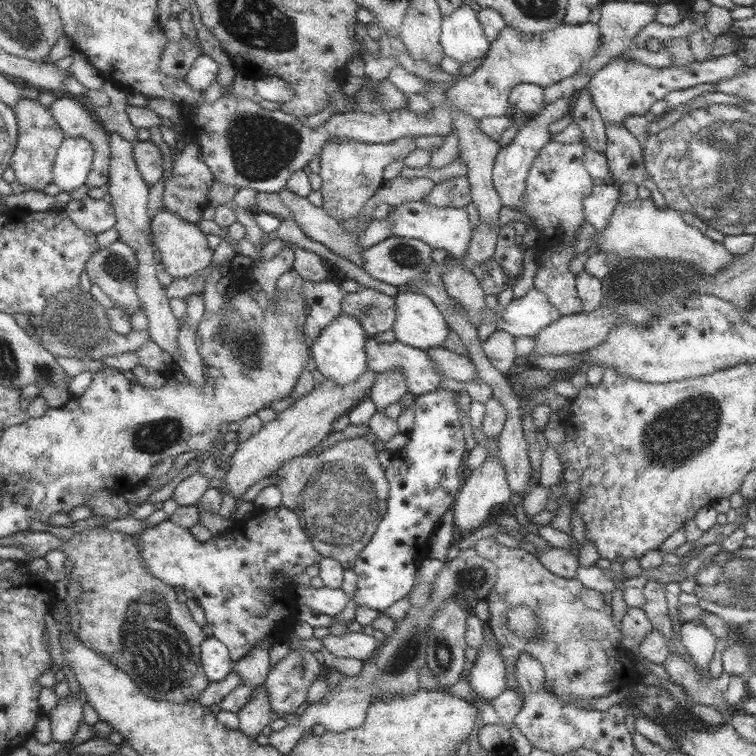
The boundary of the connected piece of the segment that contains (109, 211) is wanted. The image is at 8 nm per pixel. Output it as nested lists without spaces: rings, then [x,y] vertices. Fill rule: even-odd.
[[[85,195],[79,200],[71,199],[64,210],[77,227],[91,234],[105,232],[115,225],[115,211],[110,203]]]

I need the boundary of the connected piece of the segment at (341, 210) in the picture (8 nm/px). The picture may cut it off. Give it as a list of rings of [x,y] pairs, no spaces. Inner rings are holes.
[[[415,137],[408,139],[399,138],[387,144],[362,144],[351,139],[336,139],[325,143],[318,156],[320,158],[320,171],[318,175],[321,178],[319,192],[321,192],[322,196],[322,209],[327,211],[337,222],[357,217],[360,220],[360,222],[358,222],[359,233],[363,232],[367,226],[367,220],[362,216],[362,206],[370,196],[373,196],[377,188],[383,184],[381,173],[385,166],[398,158],[404,159],[409,153],[413,152],[413,150],[416,150],[415,144],[413,143],[415,143]]]

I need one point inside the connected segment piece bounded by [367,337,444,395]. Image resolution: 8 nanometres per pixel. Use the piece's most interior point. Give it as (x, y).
(421, 377)

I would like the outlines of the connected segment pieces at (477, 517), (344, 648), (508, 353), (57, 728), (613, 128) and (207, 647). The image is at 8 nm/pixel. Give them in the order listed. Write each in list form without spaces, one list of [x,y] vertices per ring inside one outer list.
[[[487,455],[481,466],[465,475],[460,492],[453,504],[453,526],[458,539],[482,527],[491,516],[491,507],[510,501],[511,493],[507,488],[507,476],[500,458],[497,455]]]
[[[347,632],[339,636],[329,634],[320,640],[329,654],[337,658],[355,658],[360,661],[365,661],[375,646],[379,645],[375,637],[361,632]]]
[[[495,330],[481,344],[487,360],[503,375],[508,374],[514,367],[516,355],[513,349],[513,339],[514,337],[510,334]]]
[[[84,692],[78,695],[68,693],[66,698],[54,699],[55,705],[48,712],[52,740],[59,743],[69,742],[75,736],[75,730],[83,721],[83,705],[86,704]]]
[[[604,124],[606,165],[615,184],[633,182],[643,184],[645,176],[642,146],[624,125]]]
[[[213,636],[201,641],[200,662],[208,682],[217,682],[227,677],[233,663],[227,647]]]

